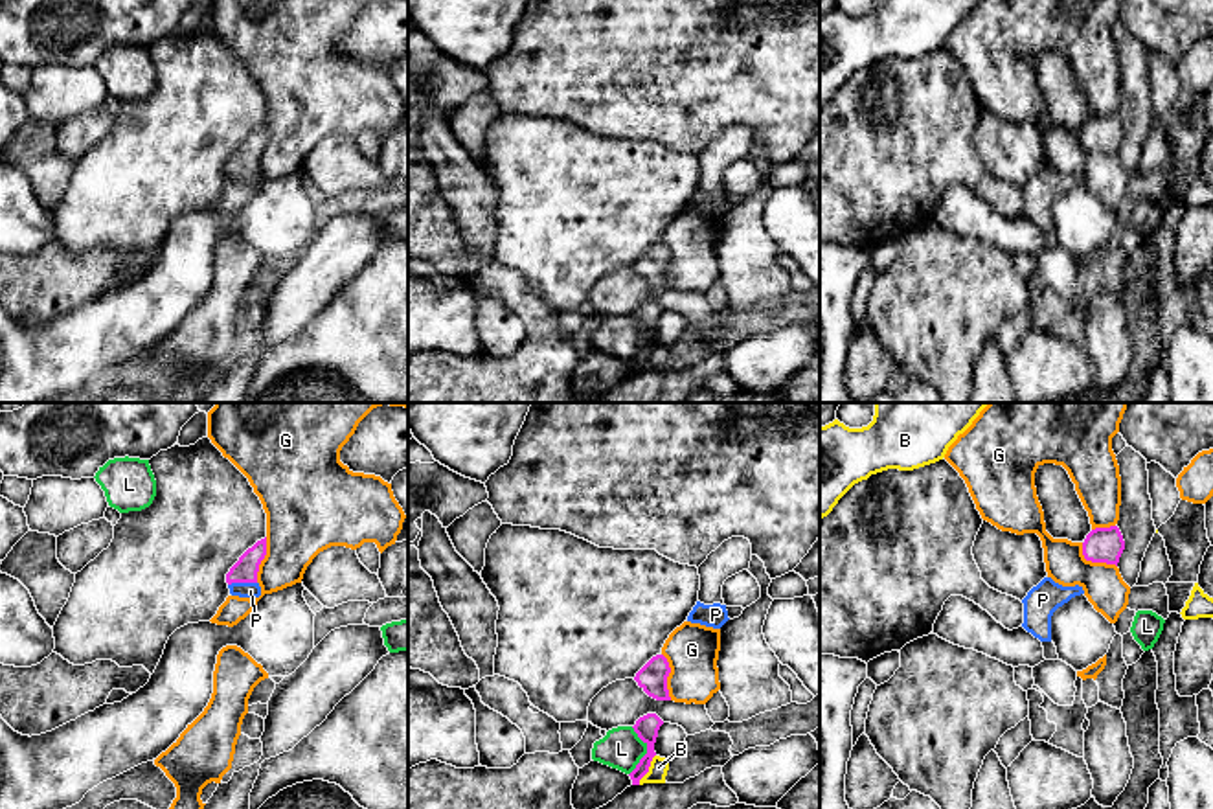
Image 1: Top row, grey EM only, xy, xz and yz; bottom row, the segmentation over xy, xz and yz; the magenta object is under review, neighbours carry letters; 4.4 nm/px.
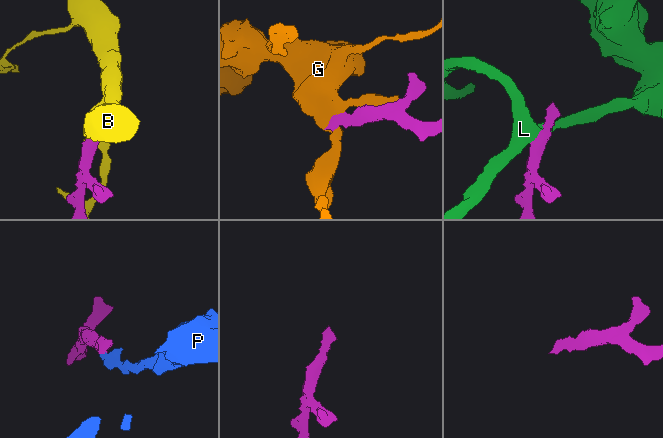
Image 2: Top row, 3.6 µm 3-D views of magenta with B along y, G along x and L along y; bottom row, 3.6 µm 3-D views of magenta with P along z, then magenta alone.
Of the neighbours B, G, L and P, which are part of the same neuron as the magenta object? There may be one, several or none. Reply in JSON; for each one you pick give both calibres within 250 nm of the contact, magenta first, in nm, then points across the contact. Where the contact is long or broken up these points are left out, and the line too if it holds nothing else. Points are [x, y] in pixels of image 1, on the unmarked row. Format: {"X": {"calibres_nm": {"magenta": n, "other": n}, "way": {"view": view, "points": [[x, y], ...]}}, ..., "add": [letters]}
{"P": {"calibres_nm": {"magenta": 110, "other": 70}}, "add": ["P"]}

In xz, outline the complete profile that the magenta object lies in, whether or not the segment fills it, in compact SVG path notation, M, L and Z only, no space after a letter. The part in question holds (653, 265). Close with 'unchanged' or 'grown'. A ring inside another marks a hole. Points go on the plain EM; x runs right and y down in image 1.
M663 243L652 245L634 265L638 274L656 289L671 289L667 278L669 250Z; unchanged

